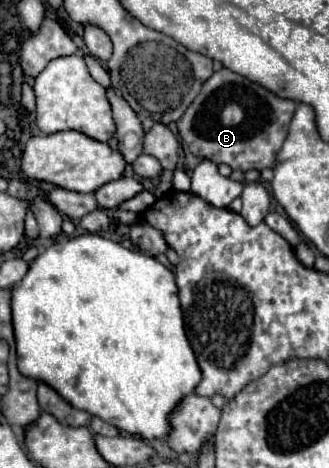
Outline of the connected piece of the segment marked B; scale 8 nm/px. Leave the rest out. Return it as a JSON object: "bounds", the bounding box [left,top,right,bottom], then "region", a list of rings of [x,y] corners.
{"bounds":[179,68,297,172],"region":[[[221,68],[203,84],[199,96],[179,120],[179,134],[195,156],[211,160],[213,164],[227,164],[241,172],[253,168],[265,170],[275,164],[295,108],[297,102],[279,98],[261,84]]]}

